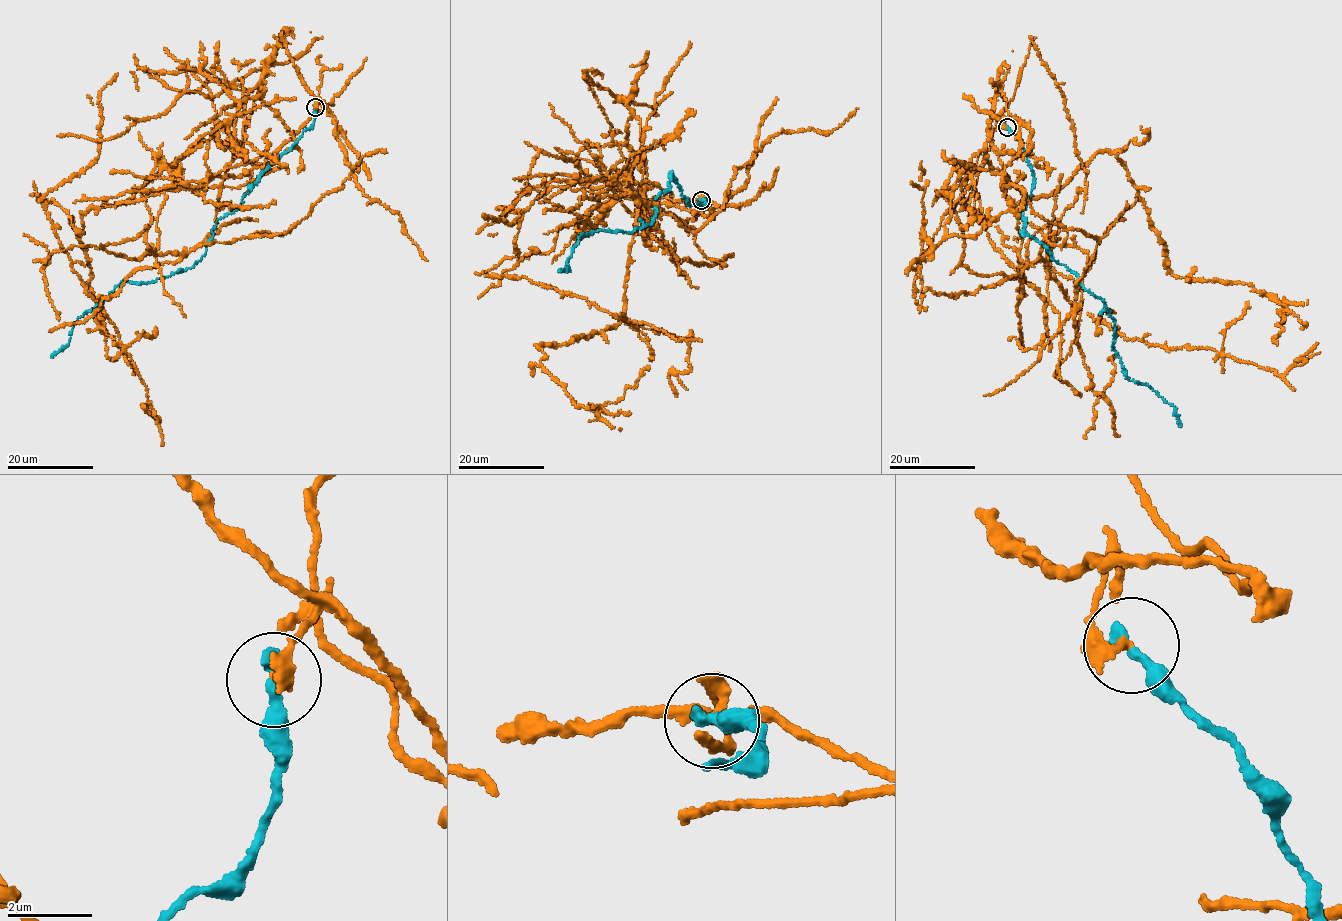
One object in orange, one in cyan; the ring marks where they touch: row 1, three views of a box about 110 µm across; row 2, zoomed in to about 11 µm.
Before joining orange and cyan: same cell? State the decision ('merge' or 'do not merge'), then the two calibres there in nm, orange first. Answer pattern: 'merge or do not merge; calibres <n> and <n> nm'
do not merge; calibres 220 and 340 nm

